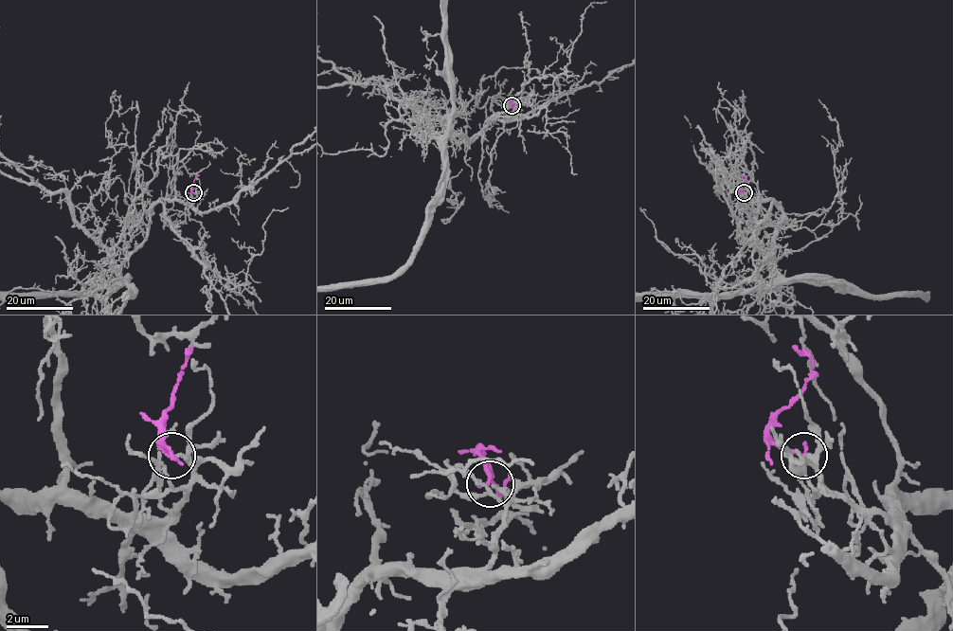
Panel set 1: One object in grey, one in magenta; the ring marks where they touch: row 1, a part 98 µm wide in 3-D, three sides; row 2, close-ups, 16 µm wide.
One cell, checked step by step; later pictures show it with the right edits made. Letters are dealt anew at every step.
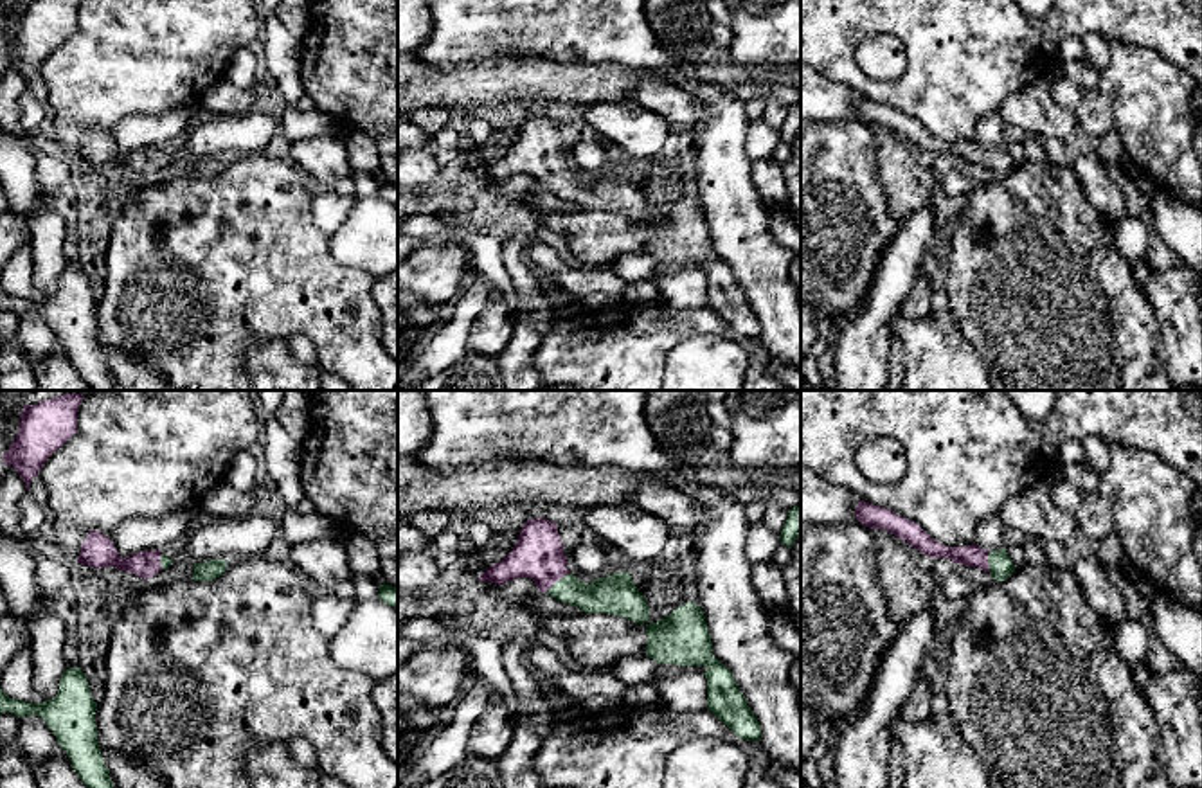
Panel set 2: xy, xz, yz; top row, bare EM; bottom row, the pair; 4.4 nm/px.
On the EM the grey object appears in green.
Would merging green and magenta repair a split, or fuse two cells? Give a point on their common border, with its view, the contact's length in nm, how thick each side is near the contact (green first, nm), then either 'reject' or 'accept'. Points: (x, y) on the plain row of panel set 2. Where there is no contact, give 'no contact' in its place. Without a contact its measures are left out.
xz (558, 177) | 150 nm | 170/220 nm | accept

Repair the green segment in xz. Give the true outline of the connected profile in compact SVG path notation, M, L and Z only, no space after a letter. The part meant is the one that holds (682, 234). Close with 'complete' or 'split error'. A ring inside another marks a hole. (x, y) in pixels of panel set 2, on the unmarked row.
M686 200L675 205L666 216L646 223L648 241L646 254L659 261L675 263L705 263L707 275L707 306L723 318L738 335L759 338L761 322L752 311L743 290L740 288L734 272L713 252L713 237L705 219L704 207L695 200Z; complete

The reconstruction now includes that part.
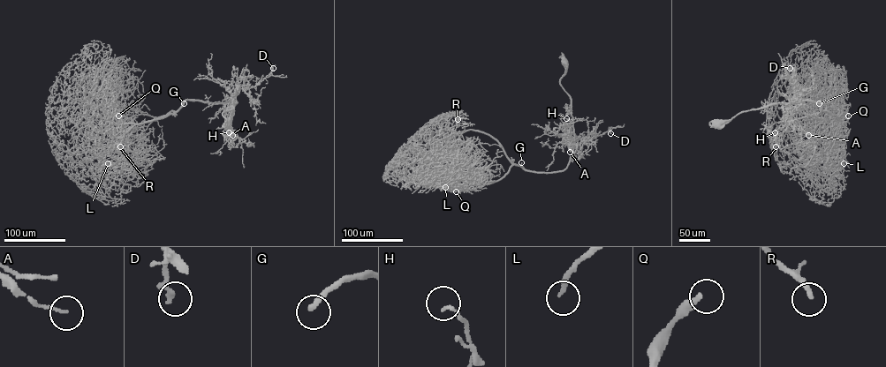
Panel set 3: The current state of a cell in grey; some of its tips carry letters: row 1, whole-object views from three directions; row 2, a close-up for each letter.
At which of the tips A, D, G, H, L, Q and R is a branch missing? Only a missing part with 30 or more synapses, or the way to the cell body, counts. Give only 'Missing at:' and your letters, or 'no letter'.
Missing at: G, L, Q

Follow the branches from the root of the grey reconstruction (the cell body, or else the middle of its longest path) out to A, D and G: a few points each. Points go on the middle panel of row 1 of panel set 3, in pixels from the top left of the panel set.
A: (564, 61), (565, 73), (560, 84), (571, 100), (572, 131), (568, 146), (570, 152)
D: (564, 61), (565, 73), (560, 84), (571, 100), (574, 138), (571, 145), (577, 146), (609, 130), (610, 133)
G: (564, 61), (560, 84), (571, 100), (574, 140), (570, 161), (563, 170), (552, 172), (528, 171), (521, 162)

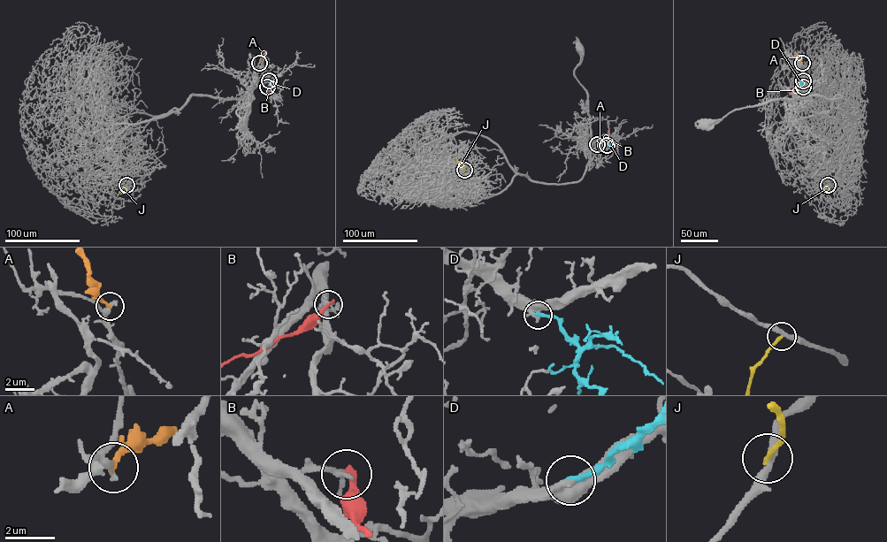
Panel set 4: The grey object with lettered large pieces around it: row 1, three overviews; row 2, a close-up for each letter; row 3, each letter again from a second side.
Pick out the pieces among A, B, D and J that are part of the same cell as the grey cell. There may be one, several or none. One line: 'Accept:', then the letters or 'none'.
Accept: D

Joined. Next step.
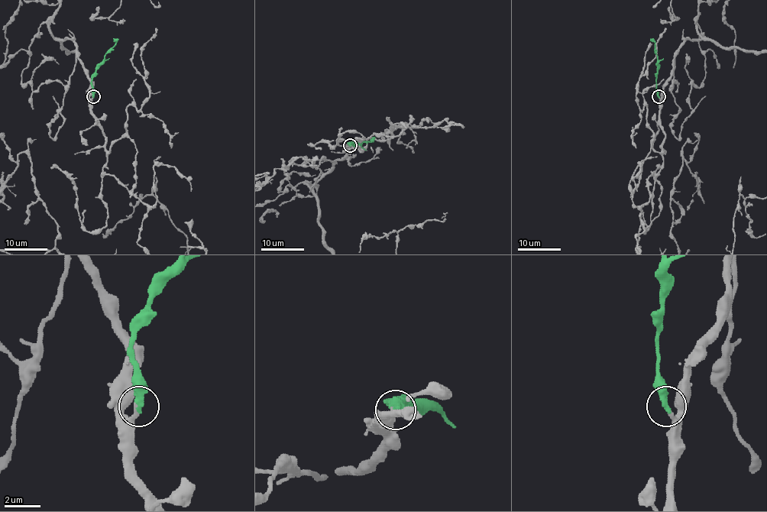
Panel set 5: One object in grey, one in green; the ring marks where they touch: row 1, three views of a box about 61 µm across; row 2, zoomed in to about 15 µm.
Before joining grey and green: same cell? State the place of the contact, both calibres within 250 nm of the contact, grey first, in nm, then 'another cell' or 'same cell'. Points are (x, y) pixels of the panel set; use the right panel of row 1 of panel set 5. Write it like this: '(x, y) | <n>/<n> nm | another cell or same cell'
(658, 96) | 240/380 nm | same cell

